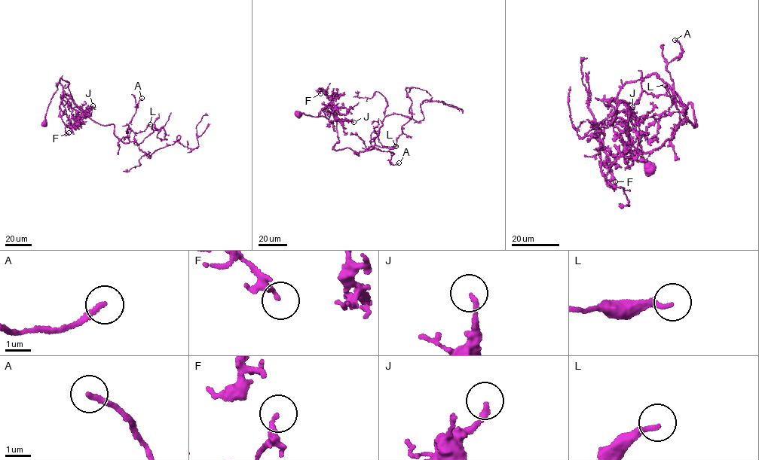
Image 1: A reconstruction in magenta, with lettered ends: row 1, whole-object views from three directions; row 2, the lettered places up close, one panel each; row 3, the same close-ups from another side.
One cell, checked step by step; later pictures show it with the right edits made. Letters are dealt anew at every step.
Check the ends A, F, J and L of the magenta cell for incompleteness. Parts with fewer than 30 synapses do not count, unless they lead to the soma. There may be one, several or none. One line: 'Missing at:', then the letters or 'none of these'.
Missing at: A

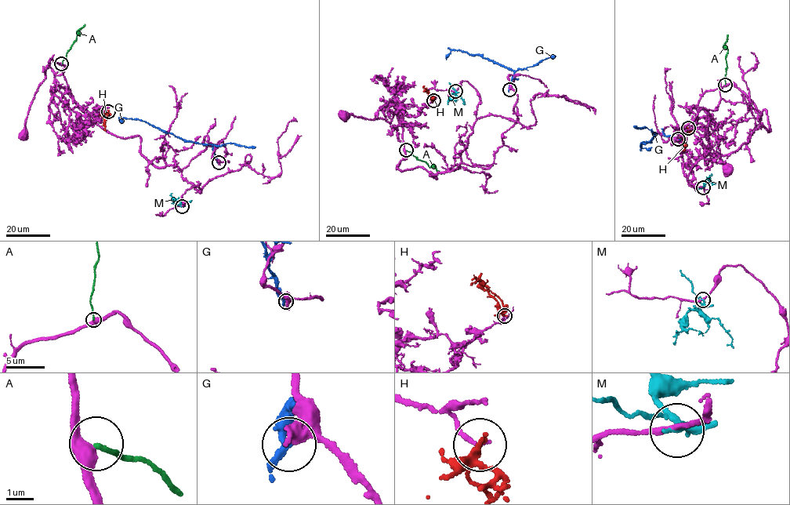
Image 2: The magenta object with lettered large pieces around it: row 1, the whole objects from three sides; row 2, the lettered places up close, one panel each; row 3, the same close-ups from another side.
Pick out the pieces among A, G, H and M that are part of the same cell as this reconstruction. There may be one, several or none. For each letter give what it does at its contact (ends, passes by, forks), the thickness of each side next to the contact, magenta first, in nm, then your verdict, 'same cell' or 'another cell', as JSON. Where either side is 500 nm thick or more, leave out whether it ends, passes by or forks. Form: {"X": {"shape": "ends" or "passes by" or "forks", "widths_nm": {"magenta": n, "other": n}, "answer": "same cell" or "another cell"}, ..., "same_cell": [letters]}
{"A": {"shape": "ends", "widths_nm": {"magenta": 480, "other": 170}, "answer": "another cell"}, "G": {"shape": "passes by", "widths_nm": {"magenta": 280, "other": 240}, "answer": "another cell"}, "H": {"shape": "forks", "widths_nm": {"magenta": 130, "other": 190}, "answer": "another cell"}, "M": {"shape": "forks", "widths_nm": {"magenta": 170, "other": 160}, "answer": "another cell"}, "same_cell": []}

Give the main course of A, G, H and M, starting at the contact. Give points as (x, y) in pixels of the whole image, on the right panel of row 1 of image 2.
A: (725, 85), (727, 52), (724, 44), (727, 35)
G: (678, 139), (657, 132), (650, 143), (640, 143), (641, 147), (651, 147)
H: (688, 128), (683, 150)
M: (702, 187), (704, 182), (715, 183)

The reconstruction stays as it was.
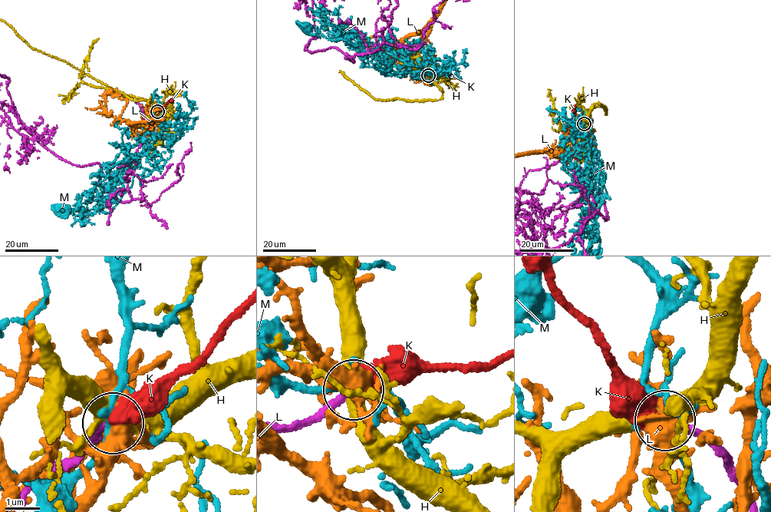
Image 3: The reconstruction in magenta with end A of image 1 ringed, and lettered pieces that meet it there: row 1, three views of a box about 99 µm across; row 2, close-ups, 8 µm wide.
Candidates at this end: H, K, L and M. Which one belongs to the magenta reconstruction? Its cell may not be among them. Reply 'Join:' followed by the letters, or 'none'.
Join: K

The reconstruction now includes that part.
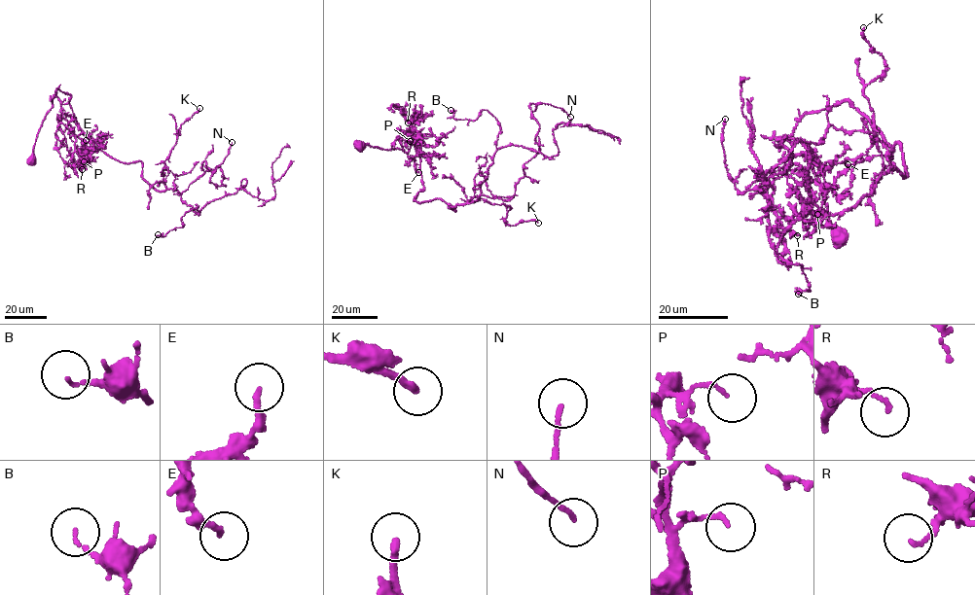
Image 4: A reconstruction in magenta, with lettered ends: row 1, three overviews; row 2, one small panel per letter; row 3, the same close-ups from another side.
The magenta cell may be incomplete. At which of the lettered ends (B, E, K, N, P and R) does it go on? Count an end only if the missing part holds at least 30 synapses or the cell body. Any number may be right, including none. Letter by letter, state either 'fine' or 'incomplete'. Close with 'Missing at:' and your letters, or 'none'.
B: fine
E: fine
K: incomplete
N: fine
P: fine
R: fine
Missing at: K

